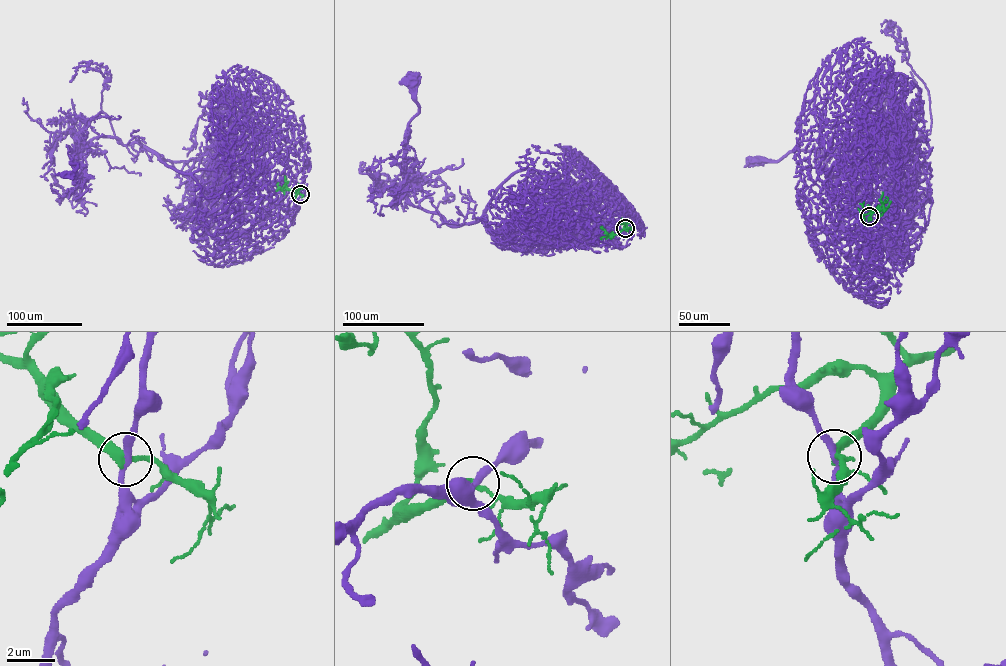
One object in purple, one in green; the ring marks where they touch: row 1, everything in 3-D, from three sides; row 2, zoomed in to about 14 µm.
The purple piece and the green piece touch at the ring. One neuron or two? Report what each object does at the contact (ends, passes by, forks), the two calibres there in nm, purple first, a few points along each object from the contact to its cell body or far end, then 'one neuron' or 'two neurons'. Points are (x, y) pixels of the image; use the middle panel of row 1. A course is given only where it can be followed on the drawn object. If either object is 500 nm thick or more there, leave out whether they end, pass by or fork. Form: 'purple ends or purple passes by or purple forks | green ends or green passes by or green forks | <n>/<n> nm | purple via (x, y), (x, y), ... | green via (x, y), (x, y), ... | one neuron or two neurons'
purple passes by | green forks | 240/260 nm | purple via (625, 228), (570, 227), (526, 168), (477, 220), (451, 225), (415, 206), (402, 182), (414, 78) | green via (625, 228), (612, 236), (600, 226) | two neurons

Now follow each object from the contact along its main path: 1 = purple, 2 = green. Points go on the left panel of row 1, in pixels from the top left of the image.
1: (300, 194), (273, 222), (136, 143), (109, 136), (74, 149), (68, 174)
2: (300, 194), (285, 186), (276, 191)

